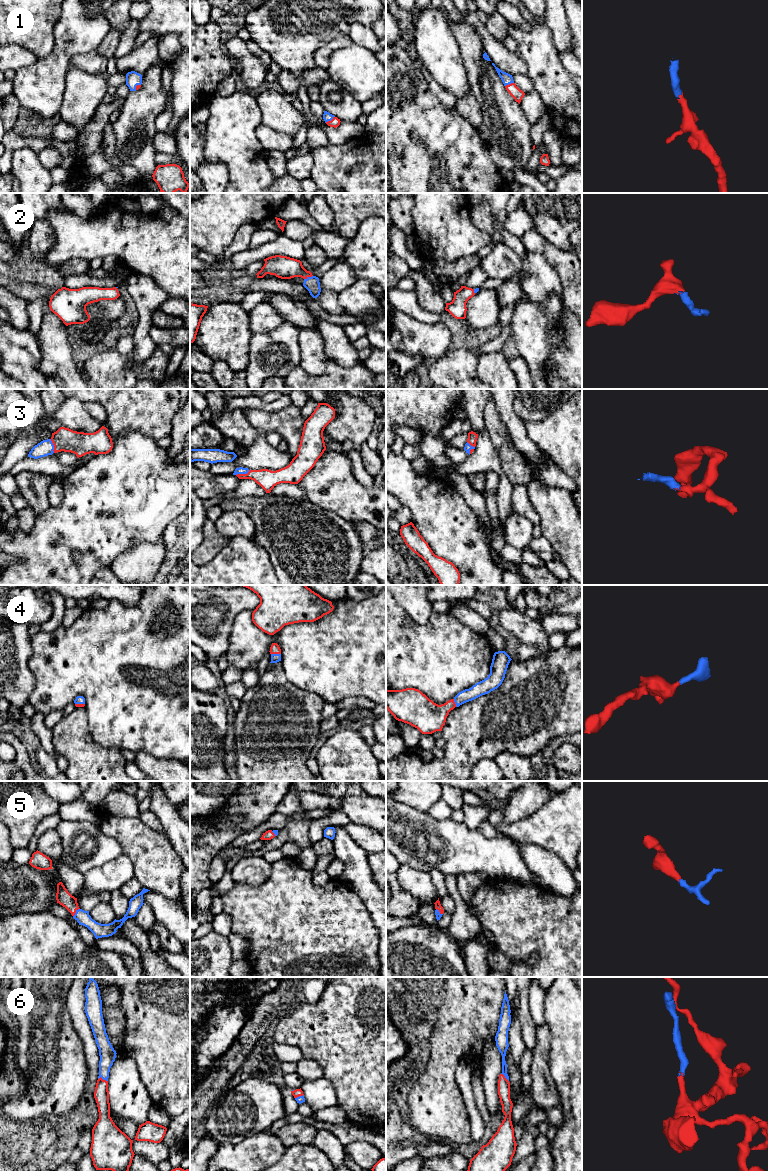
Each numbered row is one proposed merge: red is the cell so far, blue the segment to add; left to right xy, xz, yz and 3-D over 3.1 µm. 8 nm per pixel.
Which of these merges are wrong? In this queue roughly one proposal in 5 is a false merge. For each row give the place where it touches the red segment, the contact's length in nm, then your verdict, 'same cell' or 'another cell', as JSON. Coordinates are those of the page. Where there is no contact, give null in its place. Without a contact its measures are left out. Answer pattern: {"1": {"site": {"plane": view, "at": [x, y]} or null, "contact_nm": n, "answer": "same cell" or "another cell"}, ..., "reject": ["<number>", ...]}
{"1": {"site": {"plane": "xz", "at": [329, 121]}, "contact_nm": 90, "answer": "same cell"}, "2": {"site": {"plane": "xz", "at": [308, 276]}, "contact_nm": 80, "answer": "same cell"}, "3": {"site": {"plane": "yz", "at": [473, 446]}, "contact_nm": 110, "answer": "same cell"}, "4": {"site": {"plane": "xz", "at": [276, 653]}, "contact_nm": 80, "answer": "same cell"}, "5": {"site": {"plane": "xy", "at": [75, 912]}, "contact_nm": 90, "answer": "same cell"}, "6": {"site": {"plane": "xy", "at": [102, 1079]}, "contact_nm": 80, "answer": "same cell"}, "reject": []}

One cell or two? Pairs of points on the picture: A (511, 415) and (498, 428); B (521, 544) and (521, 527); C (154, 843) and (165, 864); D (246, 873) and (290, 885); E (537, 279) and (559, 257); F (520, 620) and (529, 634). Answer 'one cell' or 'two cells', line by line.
A: two cells
B: one cell
C: one cell
D: two cells
E: two cells
F: one cell

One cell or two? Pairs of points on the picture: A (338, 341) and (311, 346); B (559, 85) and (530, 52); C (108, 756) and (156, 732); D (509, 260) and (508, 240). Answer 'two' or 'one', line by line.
A: two
B: one
C: two
D: two

